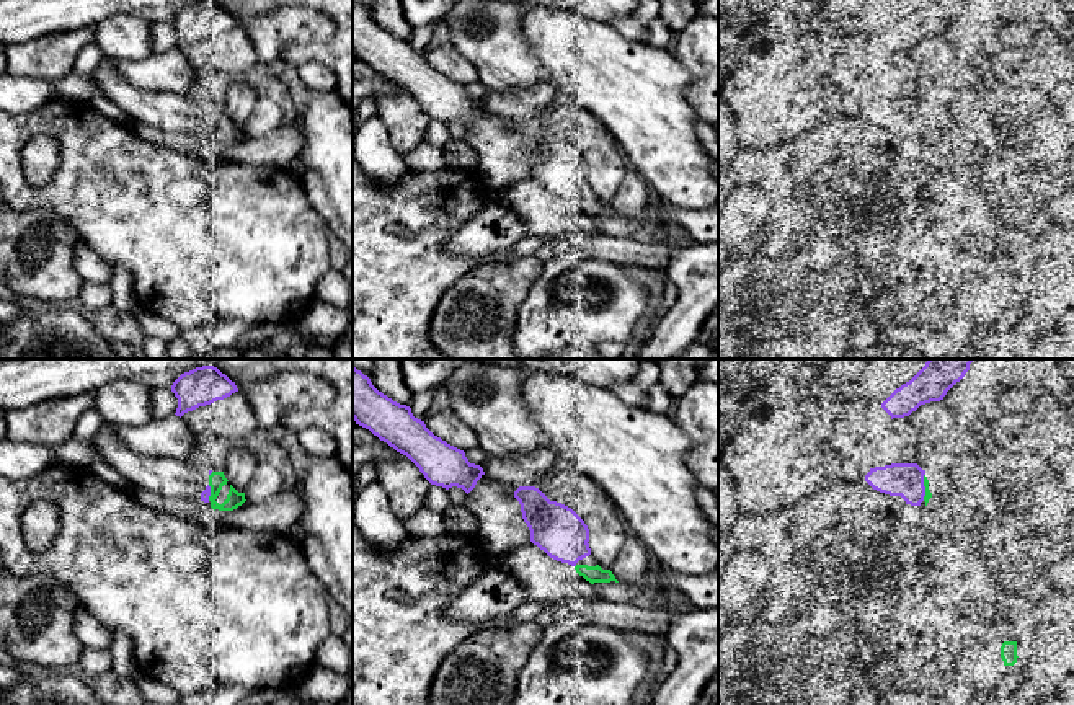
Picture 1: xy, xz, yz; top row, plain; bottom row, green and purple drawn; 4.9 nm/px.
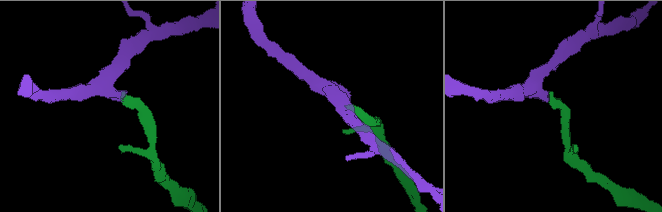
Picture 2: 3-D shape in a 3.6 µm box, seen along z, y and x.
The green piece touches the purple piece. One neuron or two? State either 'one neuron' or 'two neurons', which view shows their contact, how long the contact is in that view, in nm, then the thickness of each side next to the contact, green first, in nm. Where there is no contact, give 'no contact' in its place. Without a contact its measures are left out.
one neuron; meets green in yz; contact 140 nm long; 40 nm thick on the green side, 170 nm on the other

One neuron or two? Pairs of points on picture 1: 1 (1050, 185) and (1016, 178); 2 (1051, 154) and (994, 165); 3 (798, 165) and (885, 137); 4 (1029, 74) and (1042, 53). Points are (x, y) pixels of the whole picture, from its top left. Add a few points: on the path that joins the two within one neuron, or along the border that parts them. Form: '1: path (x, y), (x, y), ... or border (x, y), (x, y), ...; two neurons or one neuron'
1: border (1025, 172), (1024, 183), (1040, 203); two neurons
2: border (999, 157), (1025, 172); two neurons
3: path (820, 149), (836, 136), (864, 136); one neuron
4: path (1030, 69), (1042, 57); one neuron

